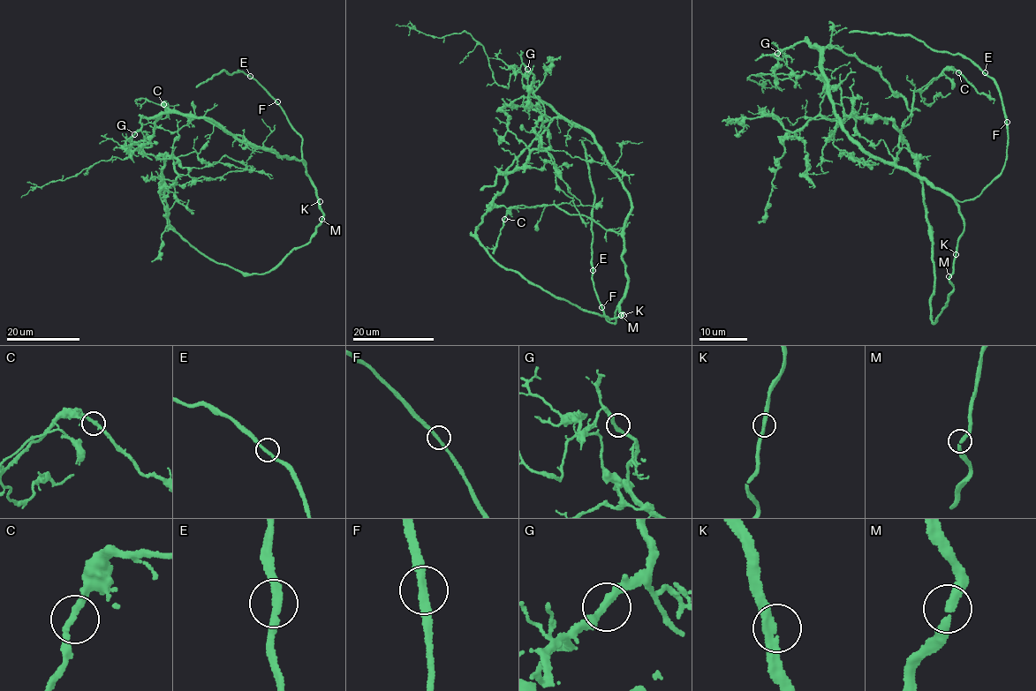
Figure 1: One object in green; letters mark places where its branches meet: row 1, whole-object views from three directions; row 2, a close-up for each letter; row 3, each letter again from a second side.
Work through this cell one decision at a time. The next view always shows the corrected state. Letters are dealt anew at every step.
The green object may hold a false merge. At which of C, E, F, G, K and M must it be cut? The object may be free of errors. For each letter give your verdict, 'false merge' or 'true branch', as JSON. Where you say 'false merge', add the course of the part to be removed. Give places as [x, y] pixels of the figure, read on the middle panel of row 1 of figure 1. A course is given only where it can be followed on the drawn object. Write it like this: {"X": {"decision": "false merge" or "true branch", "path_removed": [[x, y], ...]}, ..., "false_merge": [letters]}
{"C": {"decision": "true branch"}, "E": {"decision": "true branch"}, "F": {"decision": "true branch"}, "G": {"decision": "true branch"}, "K": {"decision": "true branch"}, "M": {"decision": "true branch"}, "false_merge": []}

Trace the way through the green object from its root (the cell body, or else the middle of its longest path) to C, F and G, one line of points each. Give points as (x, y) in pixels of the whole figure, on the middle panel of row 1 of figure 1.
C: (621, 314), (627, 277), (620, 234), (554, 205), (510, 208), (504, 219)
F: (621, 314), (623, 312), (620, 310), (621, 300), (614, 322), (606, 319), (601, 307)
G: (621, 314), (627, 281), (623, 235), (630, 197), (589, 131), (564, 121), (533, 93), (533, 73), (527, 69)

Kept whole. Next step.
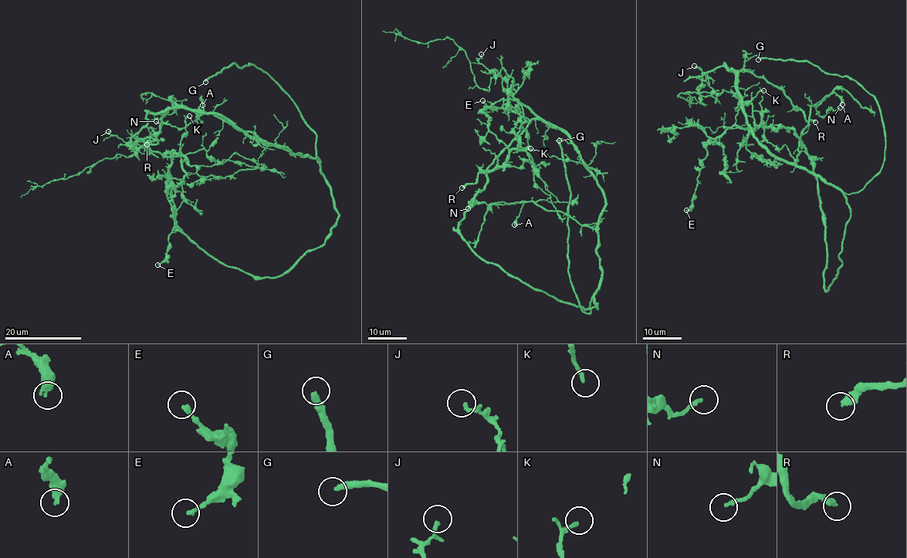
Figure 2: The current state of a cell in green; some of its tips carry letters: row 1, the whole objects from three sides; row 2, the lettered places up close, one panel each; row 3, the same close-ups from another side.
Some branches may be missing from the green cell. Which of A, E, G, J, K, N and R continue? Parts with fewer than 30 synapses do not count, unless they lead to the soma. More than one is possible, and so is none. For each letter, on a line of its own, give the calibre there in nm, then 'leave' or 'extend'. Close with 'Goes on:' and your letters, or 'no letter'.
A: calibre 360 nm; leave
E: calibre 200 nm; leave
G: calibre 300 nm; extend
J: calibre 130 nm; leave
K: calibre 200 nm; leave
N: calibre 190 nm; leave
R: calibre 360 nm; extend
Goes on: G, R

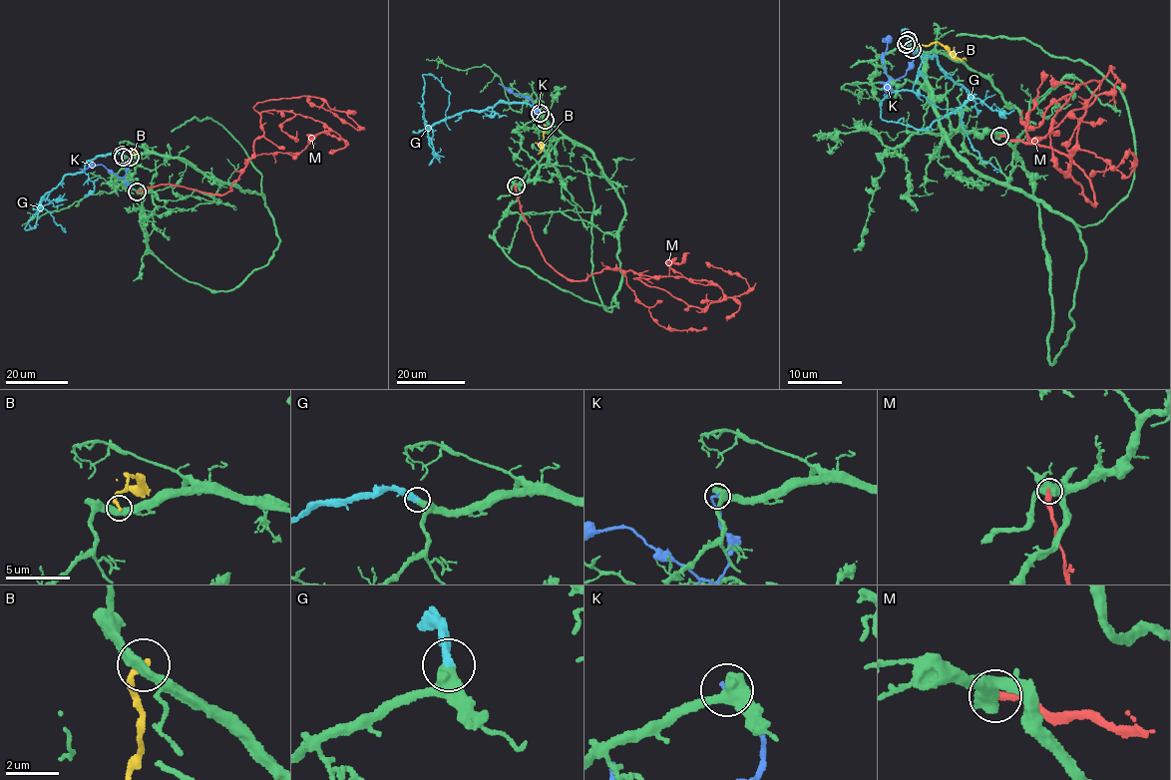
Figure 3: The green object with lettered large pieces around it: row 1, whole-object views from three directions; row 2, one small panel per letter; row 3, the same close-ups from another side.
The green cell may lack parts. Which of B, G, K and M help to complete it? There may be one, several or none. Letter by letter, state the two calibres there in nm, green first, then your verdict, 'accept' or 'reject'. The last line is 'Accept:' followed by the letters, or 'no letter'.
B: calibres 340 and 240 nm; reject
G: calibres 550 and 400 nm; accept
K: calibres 550 and 200 nm; reject
M: calibres 550 and 340 nm; reject
Accept: G

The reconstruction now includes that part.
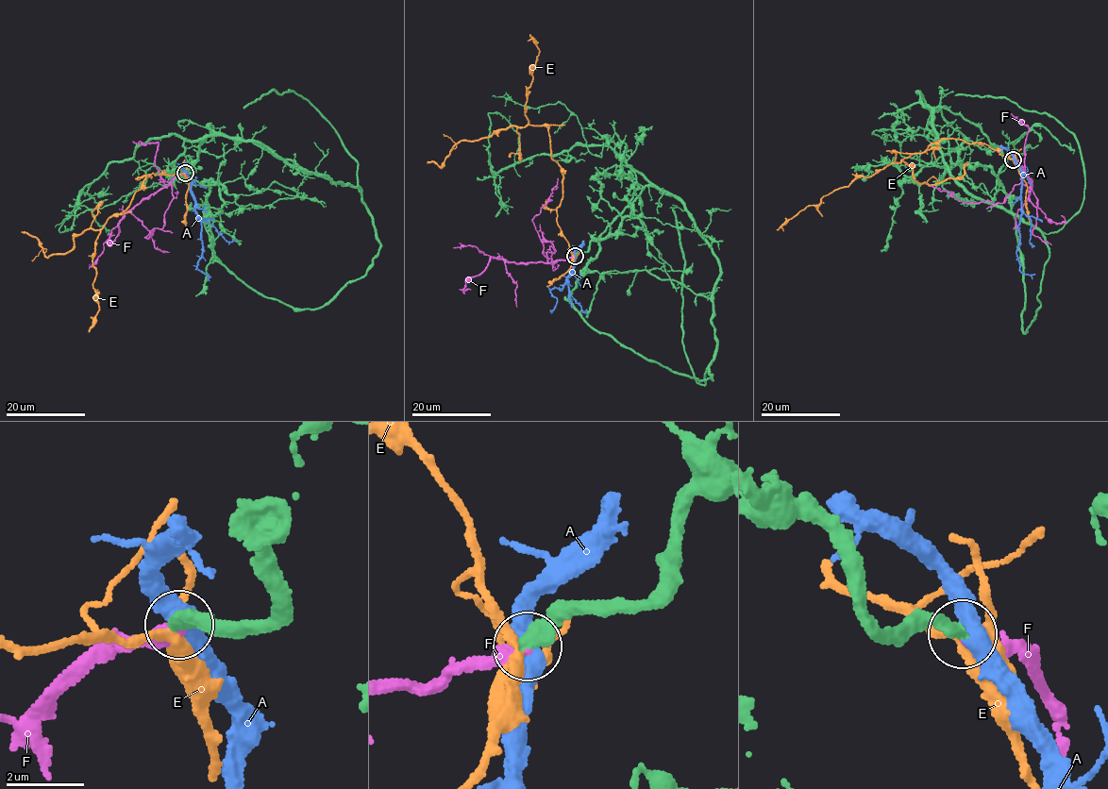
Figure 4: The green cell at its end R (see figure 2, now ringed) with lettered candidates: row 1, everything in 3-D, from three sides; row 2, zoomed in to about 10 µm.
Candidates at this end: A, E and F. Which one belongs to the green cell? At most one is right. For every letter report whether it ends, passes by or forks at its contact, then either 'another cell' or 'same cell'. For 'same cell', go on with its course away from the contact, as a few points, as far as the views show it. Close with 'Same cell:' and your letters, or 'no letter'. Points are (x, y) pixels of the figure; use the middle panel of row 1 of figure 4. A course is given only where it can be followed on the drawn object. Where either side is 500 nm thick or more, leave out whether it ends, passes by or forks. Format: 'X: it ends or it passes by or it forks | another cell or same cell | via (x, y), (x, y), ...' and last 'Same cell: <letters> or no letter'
A: it passes by | another cell
E: it forks | another cell
F: it ends | same cell | via (575, 256), (551, 264), (551, 260), (542, 253), (542, 242), (533, 218), (547, 201), (558, 178)
Same cell: F

